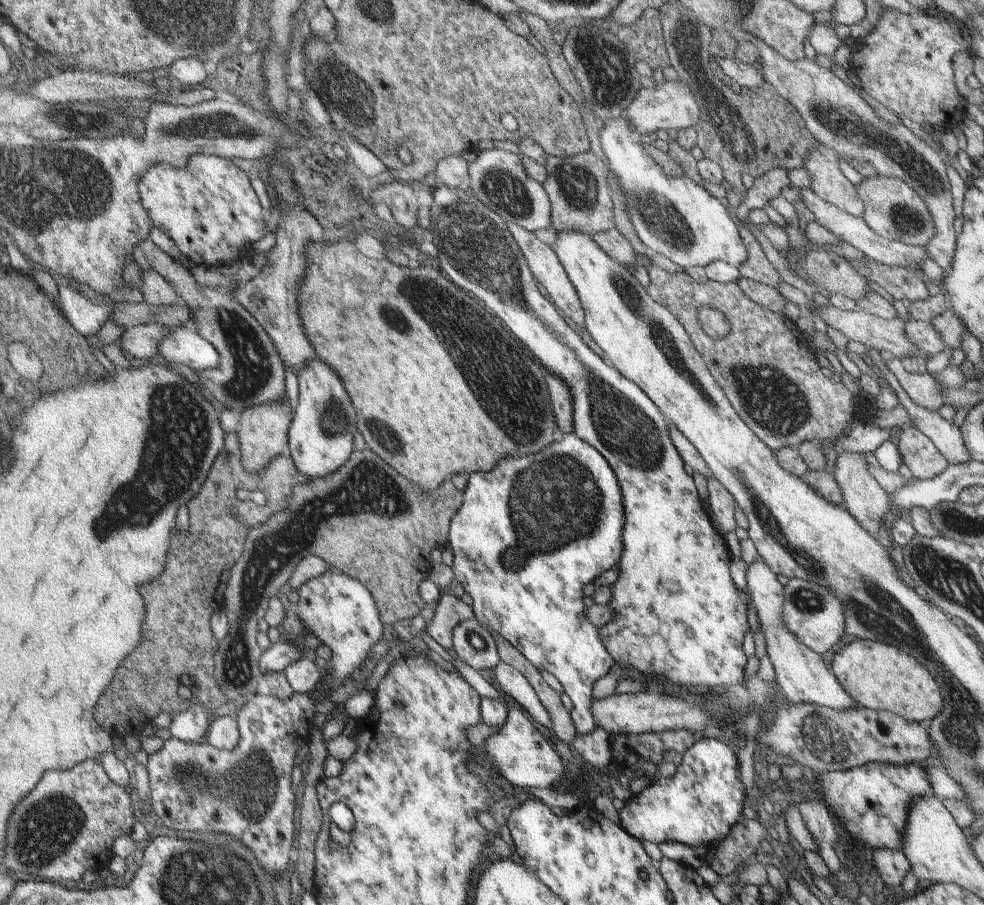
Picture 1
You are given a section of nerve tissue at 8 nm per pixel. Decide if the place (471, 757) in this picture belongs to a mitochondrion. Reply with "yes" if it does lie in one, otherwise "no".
no

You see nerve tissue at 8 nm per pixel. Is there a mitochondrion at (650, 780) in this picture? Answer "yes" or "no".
no

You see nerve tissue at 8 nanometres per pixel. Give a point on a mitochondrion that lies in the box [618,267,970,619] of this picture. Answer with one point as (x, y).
(771, 400)

